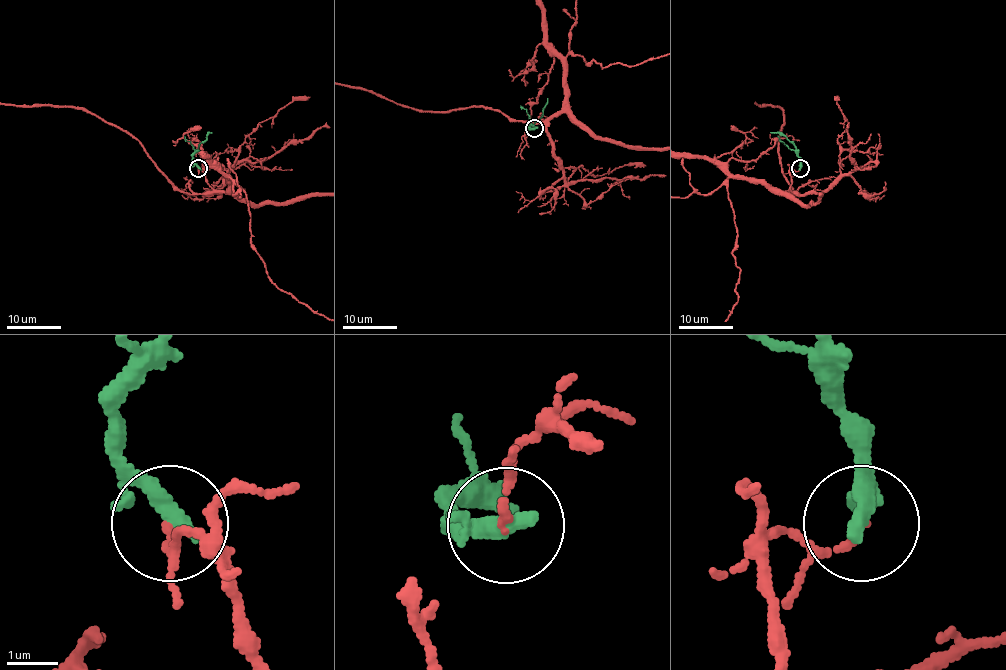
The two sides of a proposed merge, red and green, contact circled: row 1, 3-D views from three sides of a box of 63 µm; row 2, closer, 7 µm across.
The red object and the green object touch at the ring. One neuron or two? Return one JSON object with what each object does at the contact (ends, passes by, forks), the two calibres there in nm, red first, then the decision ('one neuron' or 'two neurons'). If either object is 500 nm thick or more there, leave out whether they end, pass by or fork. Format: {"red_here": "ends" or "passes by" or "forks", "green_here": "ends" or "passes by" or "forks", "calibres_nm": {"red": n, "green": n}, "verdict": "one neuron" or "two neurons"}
{"red_here": "passes by", "green_here": "ends", "calibres_nm": {"red": 100, "green": 400}, "verdict": "two neurons"}

